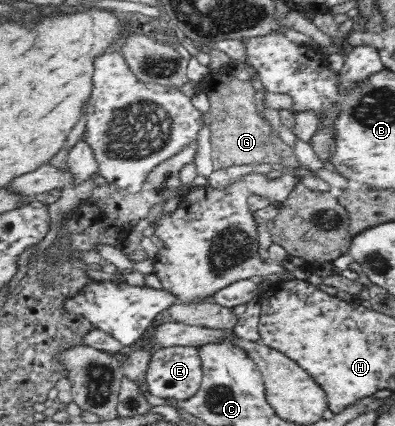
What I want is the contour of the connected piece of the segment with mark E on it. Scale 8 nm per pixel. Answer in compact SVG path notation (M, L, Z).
M169 346L156 348L146 372L146 380L142 386L152 395L161 398L167 396L171 400L187 399L197 394L201 388L203 371L200 347Z

